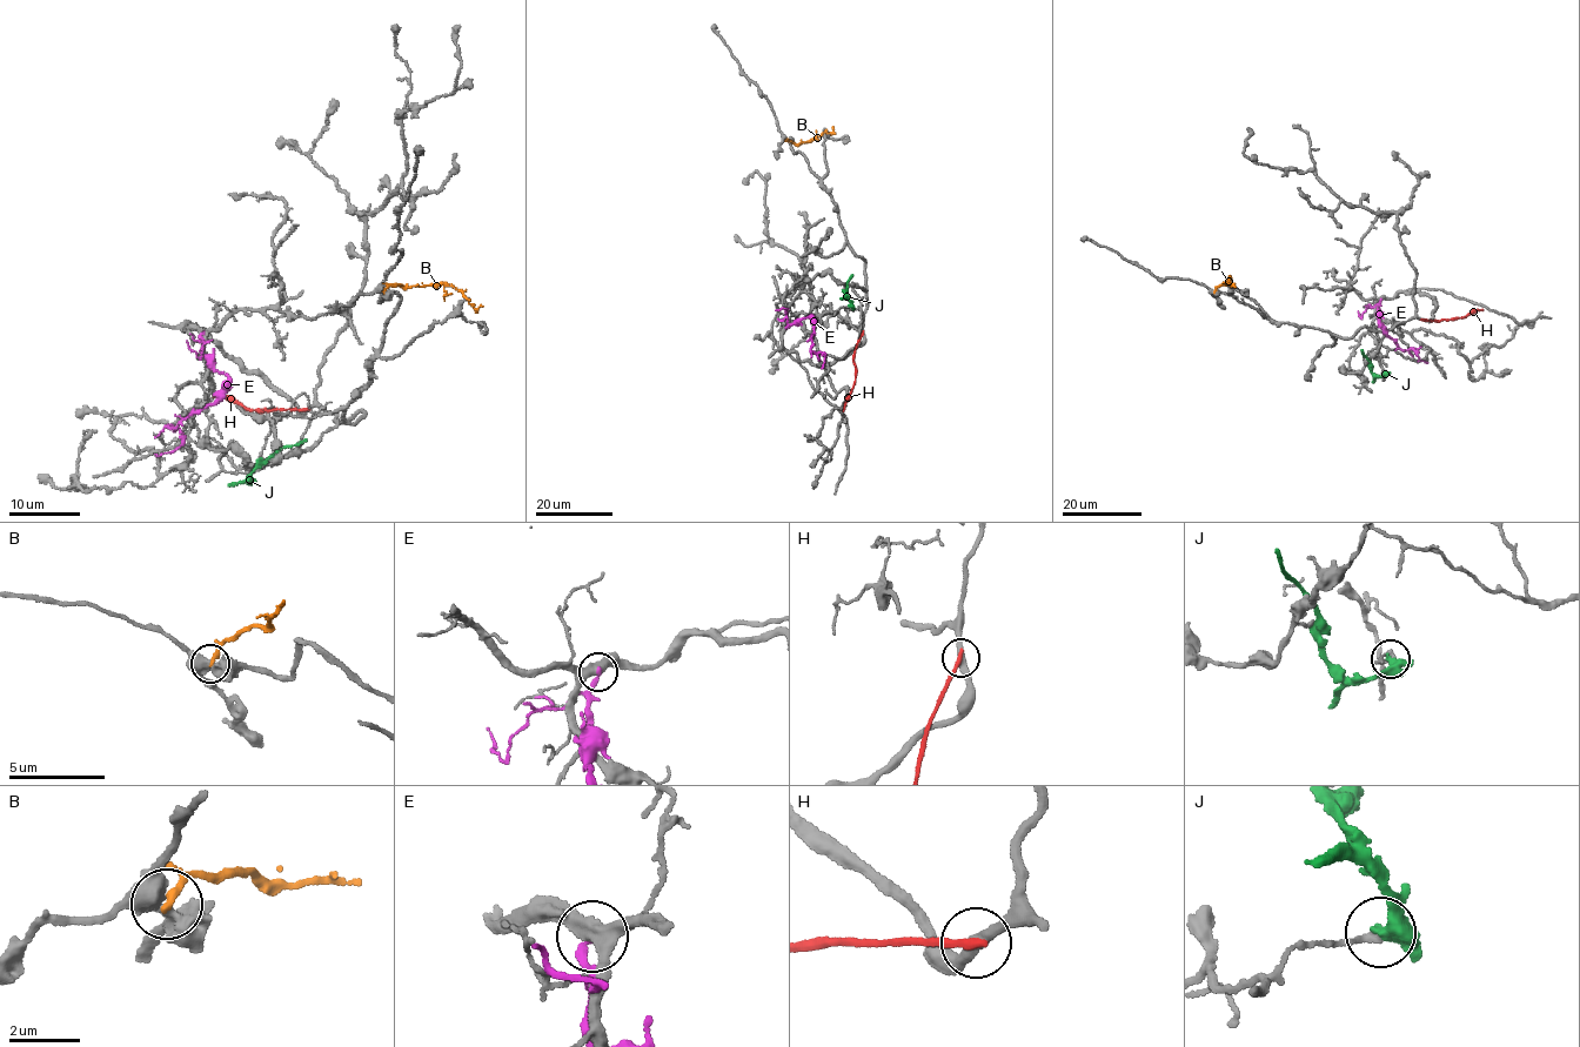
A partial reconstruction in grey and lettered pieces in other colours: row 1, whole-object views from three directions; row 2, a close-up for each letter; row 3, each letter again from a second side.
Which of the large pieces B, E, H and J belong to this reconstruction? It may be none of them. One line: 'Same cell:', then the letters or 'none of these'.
Same cell: none of these

